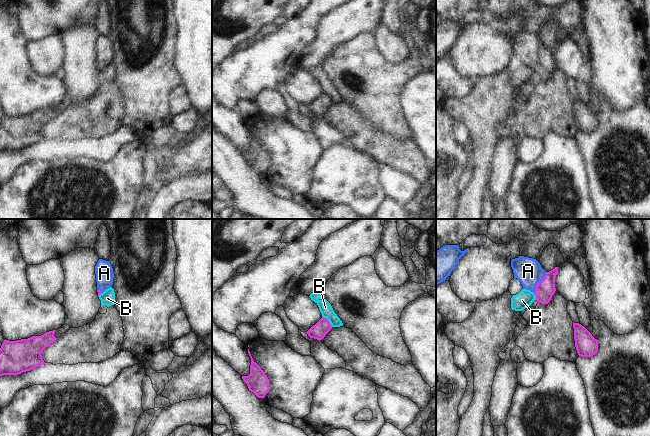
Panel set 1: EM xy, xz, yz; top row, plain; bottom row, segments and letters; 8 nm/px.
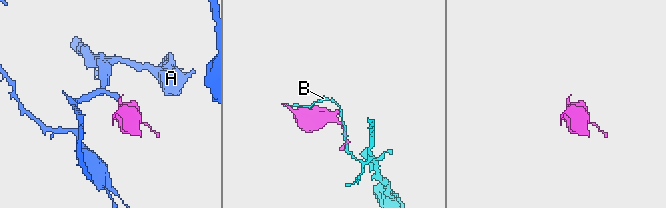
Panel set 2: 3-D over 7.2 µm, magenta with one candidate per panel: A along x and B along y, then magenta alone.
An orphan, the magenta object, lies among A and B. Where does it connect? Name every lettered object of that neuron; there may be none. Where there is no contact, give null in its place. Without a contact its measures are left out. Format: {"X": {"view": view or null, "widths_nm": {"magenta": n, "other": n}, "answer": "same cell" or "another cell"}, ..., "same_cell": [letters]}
{"A": {"view": "yz", "widths_nm": {"magenta": 150, "other": 220}, "answer": "same cell"}, "B": {"view": "xz", "widths_nm": {"magenta": 130, "other": 100}, "answer": "another cell"}, "same_cell": ["A"]}

